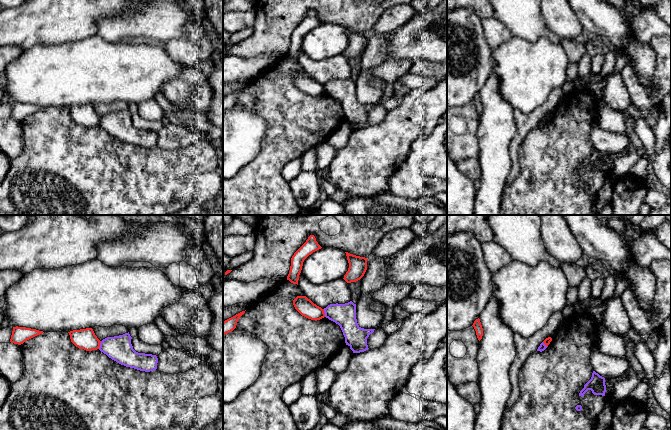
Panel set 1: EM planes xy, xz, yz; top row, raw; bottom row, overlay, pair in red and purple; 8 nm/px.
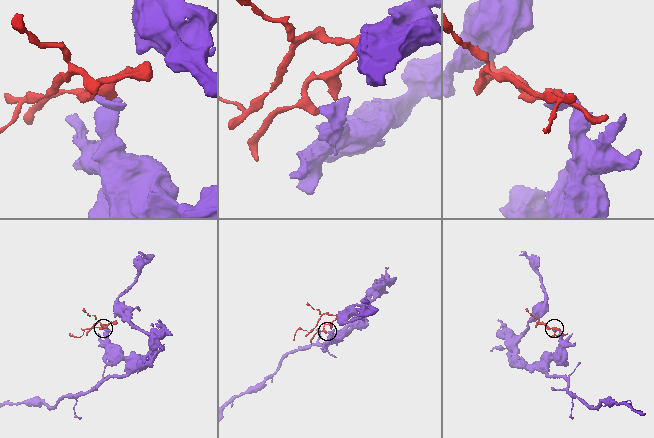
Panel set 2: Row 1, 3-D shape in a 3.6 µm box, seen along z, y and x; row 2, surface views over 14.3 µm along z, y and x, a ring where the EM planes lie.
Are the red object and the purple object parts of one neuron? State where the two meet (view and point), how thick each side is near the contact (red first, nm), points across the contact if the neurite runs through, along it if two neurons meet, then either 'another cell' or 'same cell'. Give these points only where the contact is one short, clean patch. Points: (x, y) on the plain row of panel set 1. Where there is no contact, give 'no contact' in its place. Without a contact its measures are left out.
contact xy (99, 121); calibres 160 and 200 nm; border xy (101, 117), (98, 124); another cell

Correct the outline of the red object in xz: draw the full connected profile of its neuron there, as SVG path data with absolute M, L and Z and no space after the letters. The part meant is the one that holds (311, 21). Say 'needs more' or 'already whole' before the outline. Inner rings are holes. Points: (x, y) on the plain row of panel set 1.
already whole; M310 11L306 18L292 32L287 56L289 56L293 60L298 61L299 51L301 49L304 36L313 28L321 24L322 23L316 17L315 12Z

